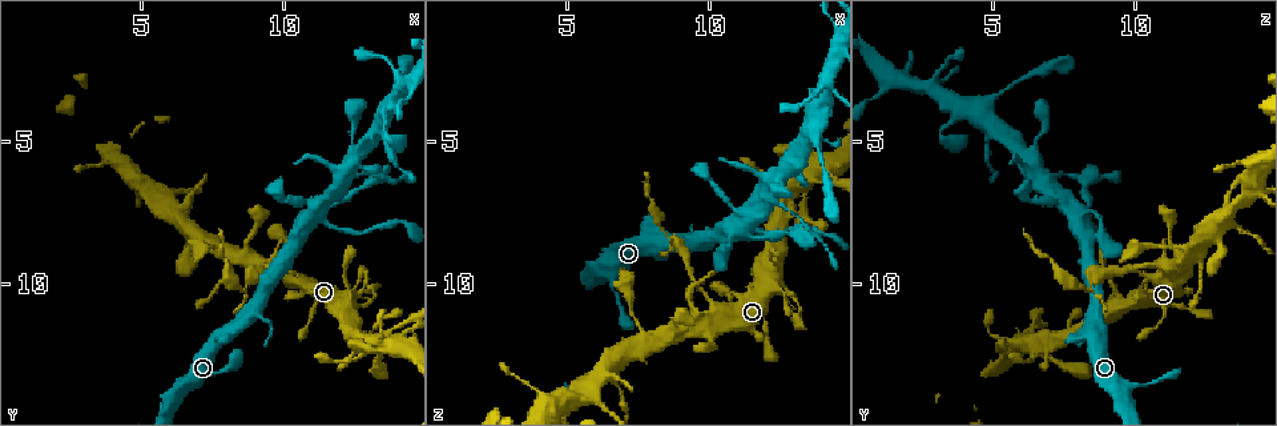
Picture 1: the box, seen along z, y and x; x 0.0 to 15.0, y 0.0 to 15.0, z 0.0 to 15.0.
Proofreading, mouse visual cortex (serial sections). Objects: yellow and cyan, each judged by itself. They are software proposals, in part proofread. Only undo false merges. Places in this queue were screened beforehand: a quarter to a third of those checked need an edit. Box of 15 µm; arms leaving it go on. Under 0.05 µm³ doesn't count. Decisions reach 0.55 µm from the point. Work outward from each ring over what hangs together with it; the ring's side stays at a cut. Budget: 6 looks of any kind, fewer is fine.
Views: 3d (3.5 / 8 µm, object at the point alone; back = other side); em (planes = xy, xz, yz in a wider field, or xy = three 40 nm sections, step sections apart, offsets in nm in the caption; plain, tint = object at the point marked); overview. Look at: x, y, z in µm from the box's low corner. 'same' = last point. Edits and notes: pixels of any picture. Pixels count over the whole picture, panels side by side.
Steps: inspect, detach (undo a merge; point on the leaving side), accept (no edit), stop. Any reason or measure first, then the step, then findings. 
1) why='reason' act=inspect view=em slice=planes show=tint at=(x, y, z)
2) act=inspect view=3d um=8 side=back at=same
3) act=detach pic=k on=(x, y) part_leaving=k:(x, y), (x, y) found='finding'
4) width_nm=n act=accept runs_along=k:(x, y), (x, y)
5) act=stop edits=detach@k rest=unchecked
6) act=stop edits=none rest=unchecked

why='sudden change in width' act=inspect view=3d um=3.5 at=(11.4, 7.6, 8.1)

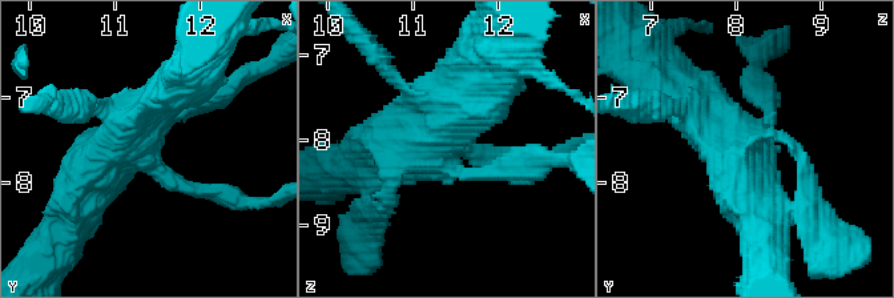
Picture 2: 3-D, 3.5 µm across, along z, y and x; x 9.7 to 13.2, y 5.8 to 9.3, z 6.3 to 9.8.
act=inspect view=em slice=xy step=3 show=tint at=(11.35, 7.70, 8.10)

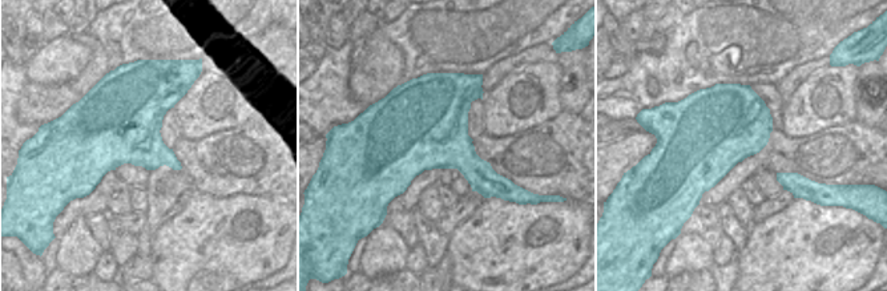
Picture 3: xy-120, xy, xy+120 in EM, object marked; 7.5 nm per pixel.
width_nm=700 act=accept runs_along=2:(83, 206), (96, 165), (177, 88) found='continuous, no second cell'

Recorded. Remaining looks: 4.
why='narrows sharply' act=inspect view=3d um=8 at=(8.6, 10.2, 8.5)

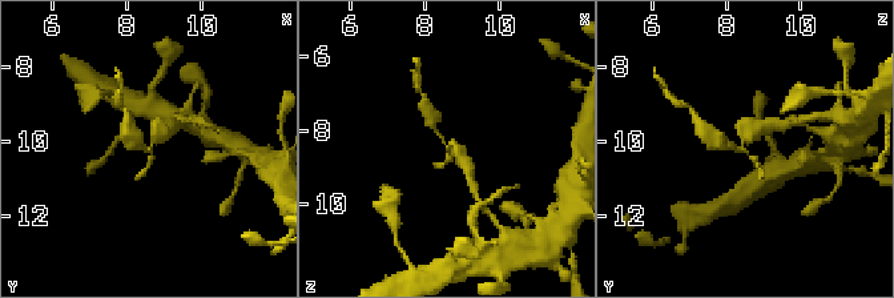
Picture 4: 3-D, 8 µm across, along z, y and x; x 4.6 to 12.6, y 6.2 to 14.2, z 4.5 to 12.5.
act=inspect view=3d um=3.5 at=(8.6, 10.2, 8.5)

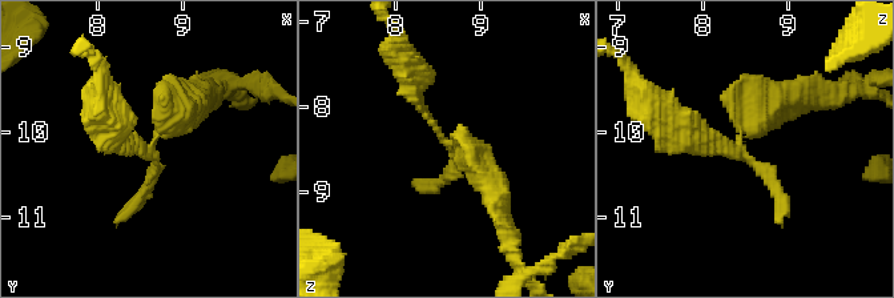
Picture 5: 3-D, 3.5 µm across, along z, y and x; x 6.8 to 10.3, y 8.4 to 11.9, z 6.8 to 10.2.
why='shape alone is not enough' act=inspect view=em slice=xy step=5 show=tint at=(8.65, 10.15, 8.40)

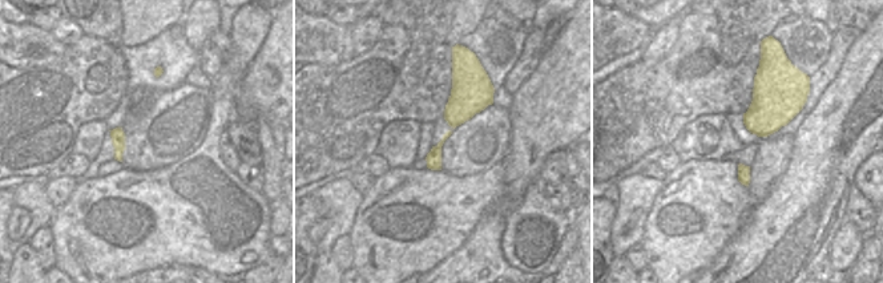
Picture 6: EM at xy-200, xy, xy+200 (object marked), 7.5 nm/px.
act=detach pic=5 on=(153, 176) part_leaving=5:(158, 136), (150, 144), (125, 140), (97, 100) found='a second cell is stuck on'

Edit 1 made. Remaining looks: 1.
act=stop edits=detach@5 rest=unchecked

